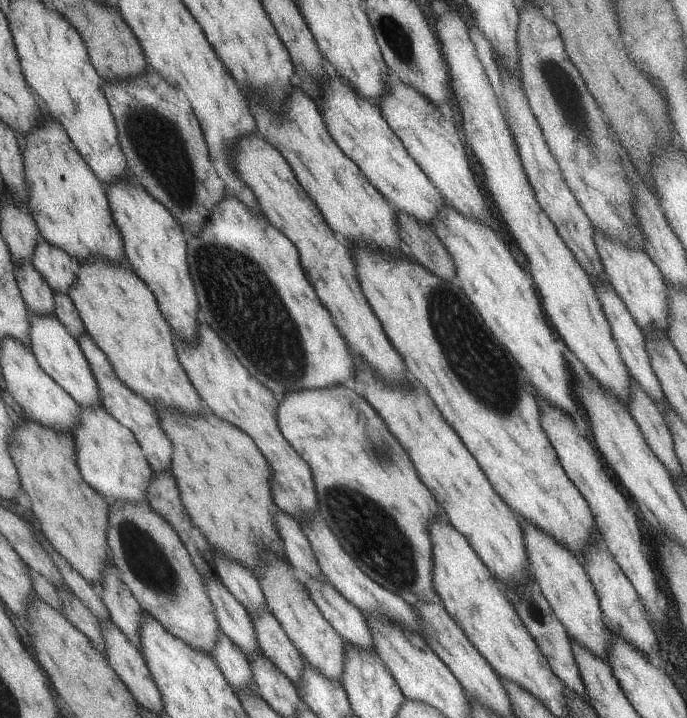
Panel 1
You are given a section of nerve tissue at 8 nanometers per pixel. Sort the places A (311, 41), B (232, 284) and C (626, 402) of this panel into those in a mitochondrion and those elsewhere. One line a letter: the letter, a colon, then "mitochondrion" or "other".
A: other
B: mitochondrion
C: other

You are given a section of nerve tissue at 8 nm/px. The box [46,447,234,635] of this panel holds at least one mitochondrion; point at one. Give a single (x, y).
(144, 558)

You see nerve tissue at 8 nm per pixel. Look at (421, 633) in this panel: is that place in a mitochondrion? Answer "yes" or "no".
no

